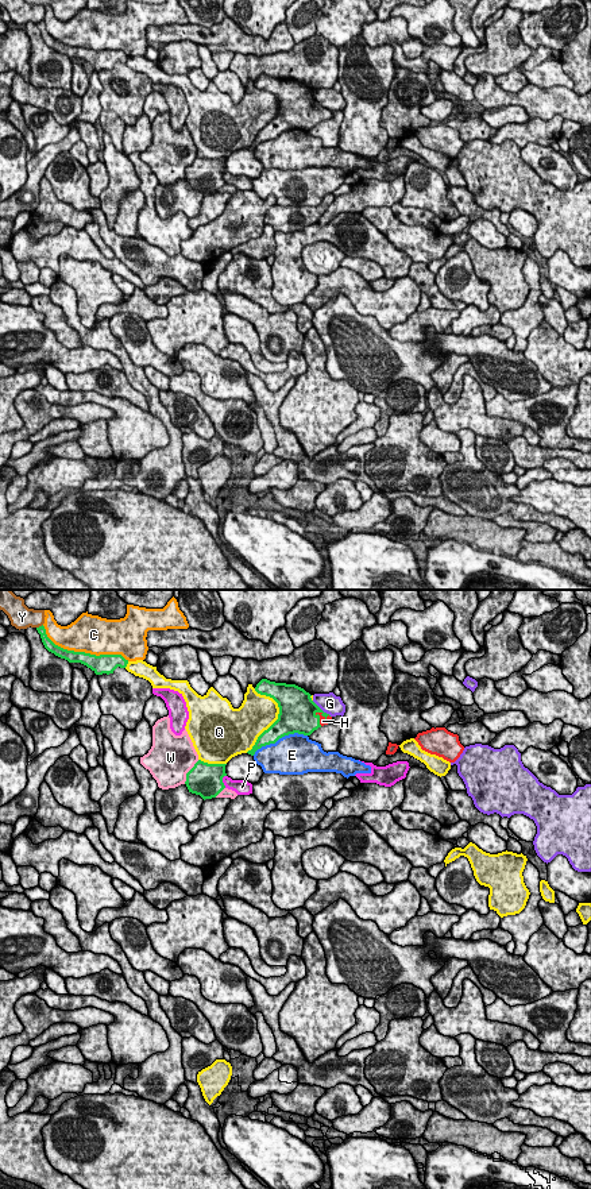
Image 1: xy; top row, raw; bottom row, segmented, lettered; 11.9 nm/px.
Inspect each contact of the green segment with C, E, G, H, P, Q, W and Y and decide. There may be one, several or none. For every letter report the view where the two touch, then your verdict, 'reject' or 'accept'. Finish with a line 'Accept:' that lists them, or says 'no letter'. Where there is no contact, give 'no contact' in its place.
C: meets green in xy; reject
E: meets green in xy; reject
G: meets green in xy; reject
H: meets green in xy; accept
P: meets green in xy; reject
Q: meets green in xy; reject
W: meets green in xy; reject
Y: meets green in xy; reject
Accept: H

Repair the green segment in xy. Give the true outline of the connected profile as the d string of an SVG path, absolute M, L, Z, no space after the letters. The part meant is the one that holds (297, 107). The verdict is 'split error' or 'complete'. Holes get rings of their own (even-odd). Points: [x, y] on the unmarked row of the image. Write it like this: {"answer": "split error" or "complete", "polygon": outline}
{"answer": "split error", "polygon": "M262 74L255 86L273 93L278 99L279 109L278 115L258 132L252 144L247 147L251 151L262 142L275 139L285 131L294 128L310 131L318 123L332 117L332 112L312 96L312 90L296 80Z"}

